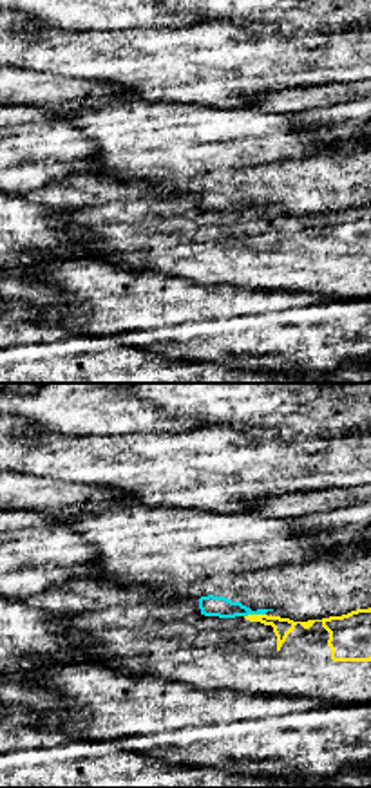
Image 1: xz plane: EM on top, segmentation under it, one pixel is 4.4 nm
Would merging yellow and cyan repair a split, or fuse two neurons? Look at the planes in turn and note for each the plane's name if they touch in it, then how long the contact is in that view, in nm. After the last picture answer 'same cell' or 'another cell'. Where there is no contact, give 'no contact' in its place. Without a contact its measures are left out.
meets yellow in xz; contact 100 nm long

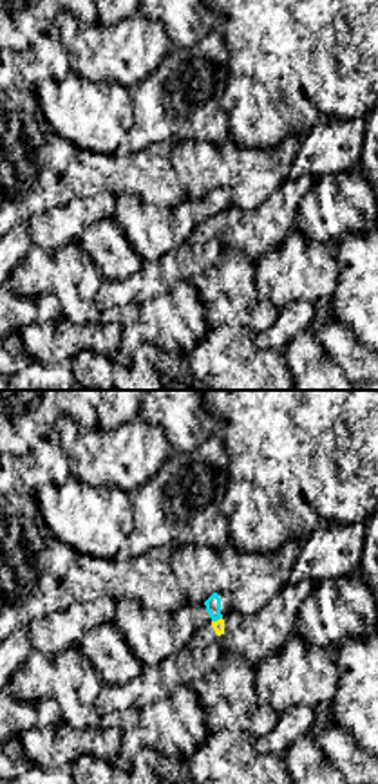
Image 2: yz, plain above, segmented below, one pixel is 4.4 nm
meets yellow in yz; contact 50 nm long

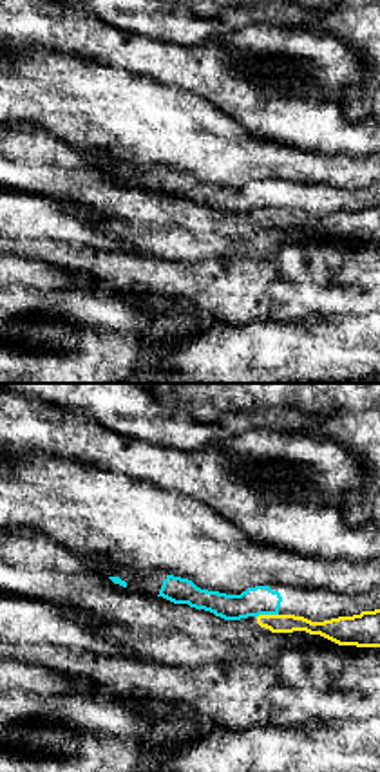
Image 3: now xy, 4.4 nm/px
meets yellow in xy; contact 100 nm long

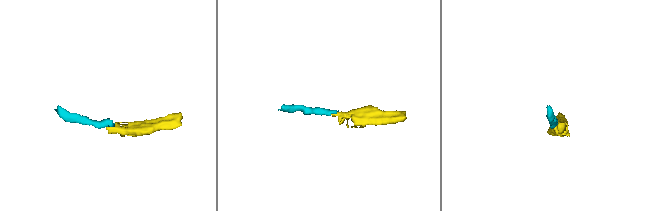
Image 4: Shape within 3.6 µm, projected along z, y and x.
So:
another cell

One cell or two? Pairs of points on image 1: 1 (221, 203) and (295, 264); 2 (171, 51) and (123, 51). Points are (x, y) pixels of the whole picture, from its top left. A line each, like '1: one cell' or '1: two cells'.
1: two cells
2: one cell

